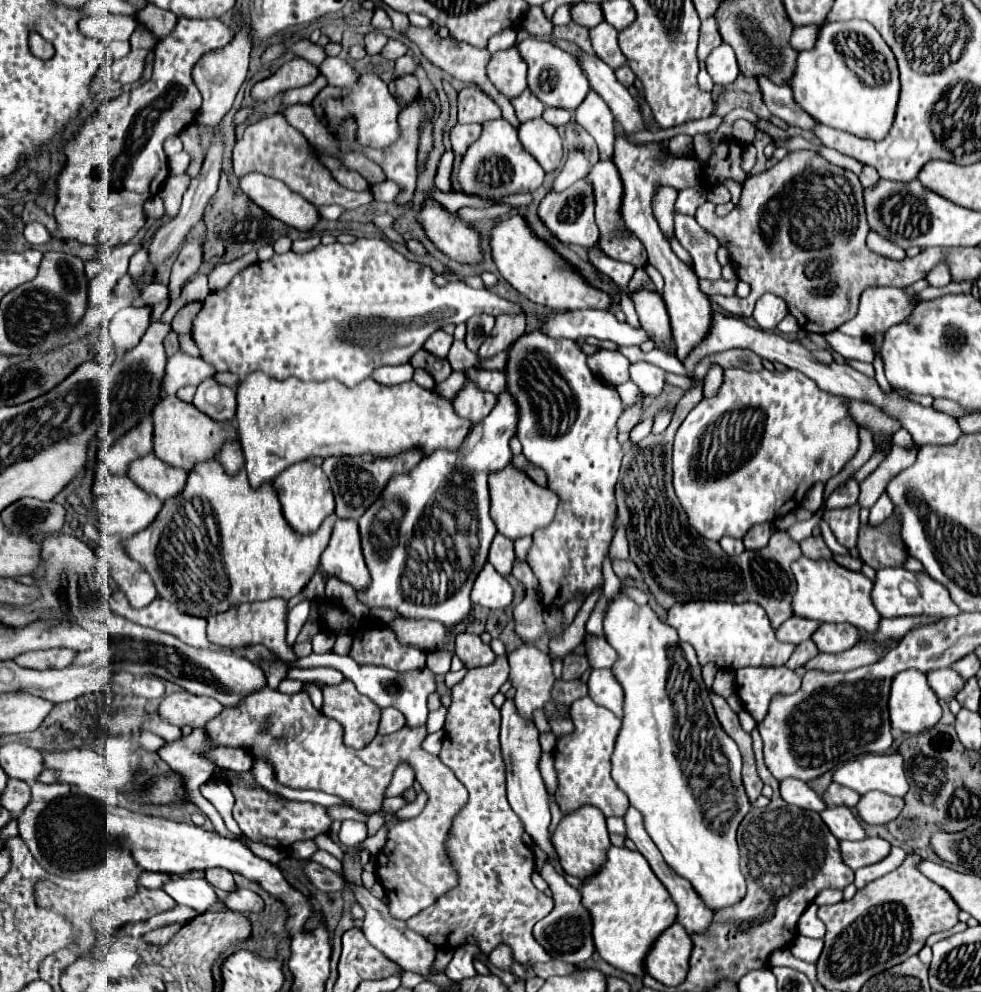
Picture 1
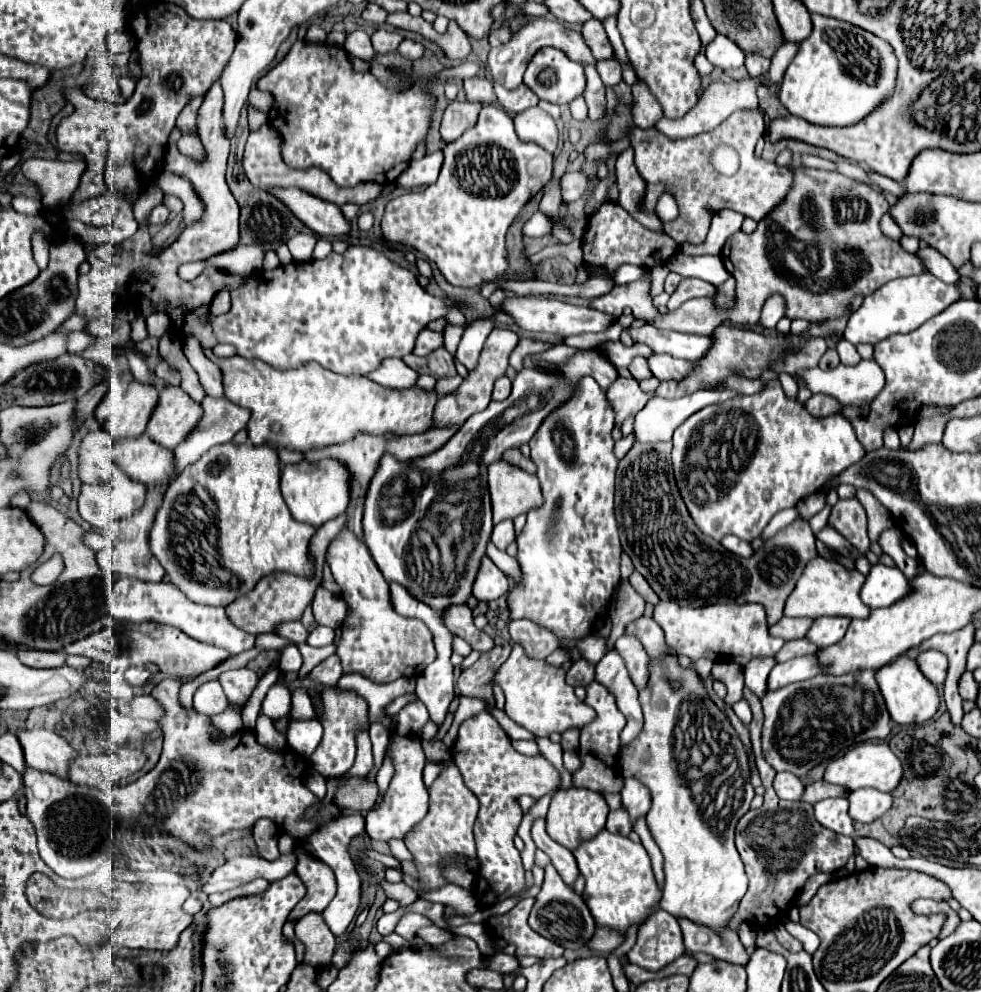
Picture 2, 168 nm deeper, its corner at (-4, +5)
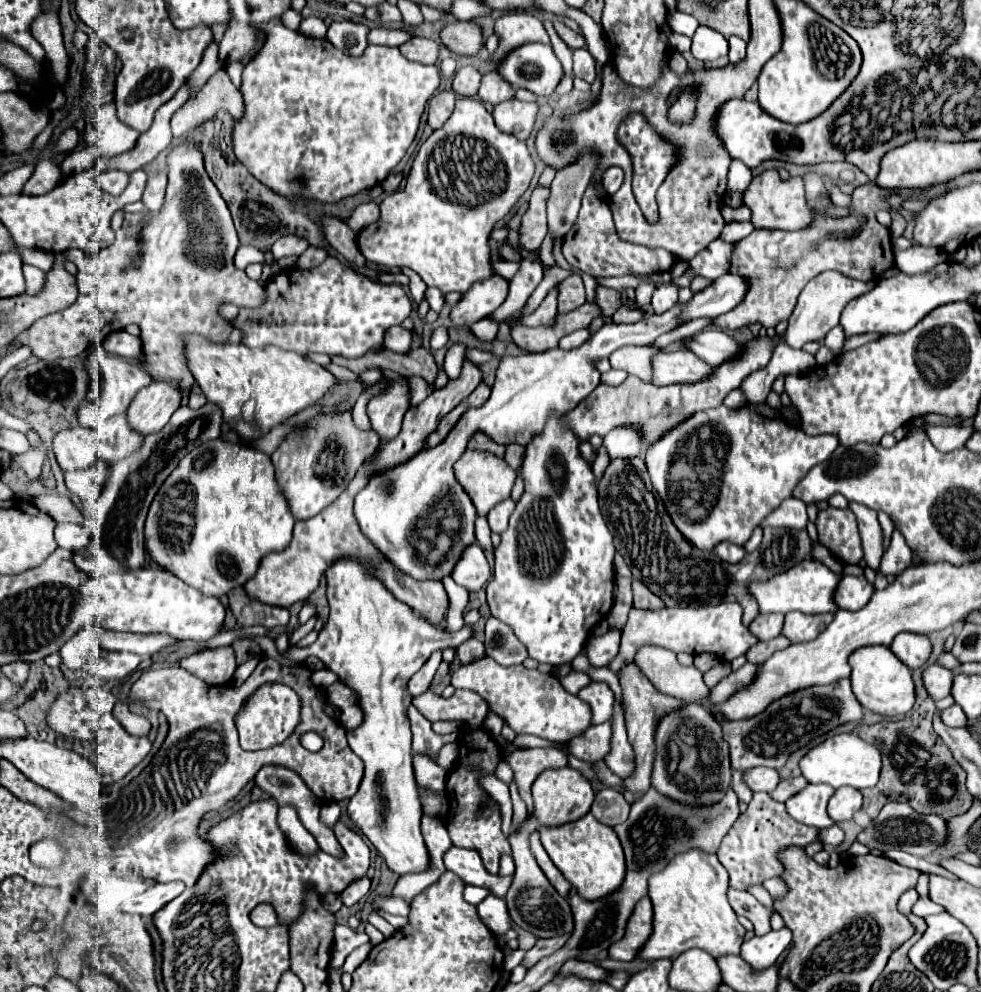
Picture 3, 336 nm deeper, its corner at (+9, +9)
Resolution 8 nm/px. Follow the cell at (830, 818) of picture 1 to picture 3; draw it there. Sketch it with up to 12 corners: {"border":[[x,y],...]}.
{"border":[[806,785],[786,801],[788,813],[818,829],[834,825],[826,805],[834,789]]}

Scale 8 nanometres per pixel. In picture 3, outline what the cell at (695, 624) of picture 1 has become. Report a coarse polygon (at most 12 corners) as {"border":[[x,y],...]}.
{"border":[[736,602],[632,609],[618,671],[642,645],[734,661],[758,643]]}

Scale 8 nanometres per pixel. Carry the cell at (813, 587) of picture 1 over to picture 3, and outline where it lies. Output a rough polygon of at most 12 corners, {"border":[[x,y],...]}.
{"border":[[816,559],[750,583],[760,613],[836,613],[840,575]]}

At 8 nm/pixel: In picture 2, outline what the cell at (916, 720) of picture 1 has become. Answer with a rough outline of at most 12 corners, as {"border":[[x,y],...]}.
{"border":[[897,657],[875,671],[891,719],[929,721],[937,687],[915,659]]}

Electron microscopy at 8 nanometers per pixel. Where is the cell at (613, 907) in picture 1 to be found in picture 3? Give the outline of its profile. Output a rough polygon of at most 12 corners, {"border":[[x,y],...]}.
{"border":[[590,813],[540,827],[554,865],[586,901],[622,889],[624,849]]}

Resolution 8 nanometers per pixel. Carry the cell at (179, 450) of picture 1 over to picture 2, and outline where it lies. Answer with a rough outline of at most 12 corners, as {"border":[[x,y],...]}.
{"border":[[163,387],[145,433],[175,449],[203,409],[181,387]]}

